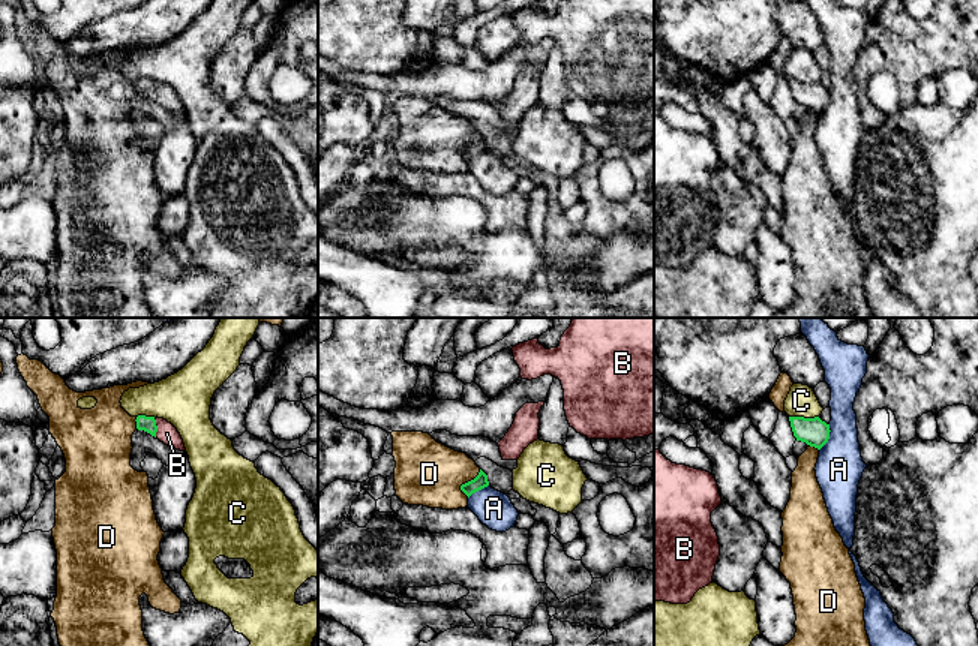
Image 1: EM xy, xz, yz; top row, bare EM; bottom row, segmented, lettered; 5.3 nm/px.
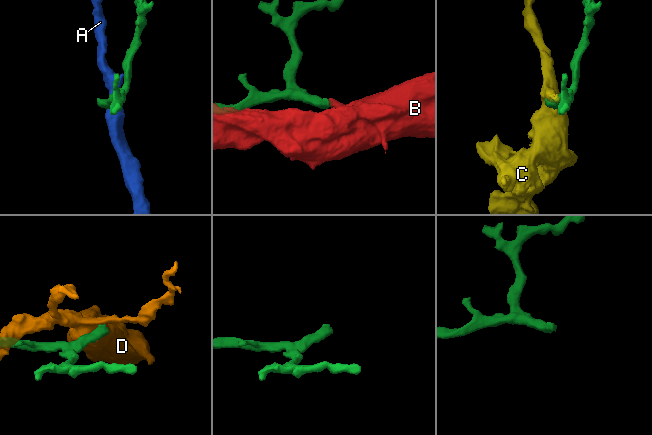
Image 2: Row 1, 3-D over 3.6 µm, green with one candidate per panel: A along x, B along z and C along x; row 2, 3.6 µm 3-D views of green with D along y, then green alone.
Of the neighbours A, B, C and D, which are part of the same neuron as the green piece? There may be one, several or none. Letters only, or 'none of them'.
B

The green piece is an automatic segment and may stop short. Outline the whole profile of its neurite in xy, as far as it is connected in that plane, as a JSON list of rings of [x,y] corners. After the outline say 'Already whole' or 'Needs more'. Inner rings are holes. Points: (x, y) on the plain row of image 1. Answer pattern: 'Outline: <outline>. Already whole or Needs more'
Outline: [[[138,79],[135,85],[138,94],[150,97],[152,100],[158,102],[160,106],[164,106],[171,112],[186,115],[180,97],[166,84],[158,81],[154,82],[154,81]]]. Needs more

